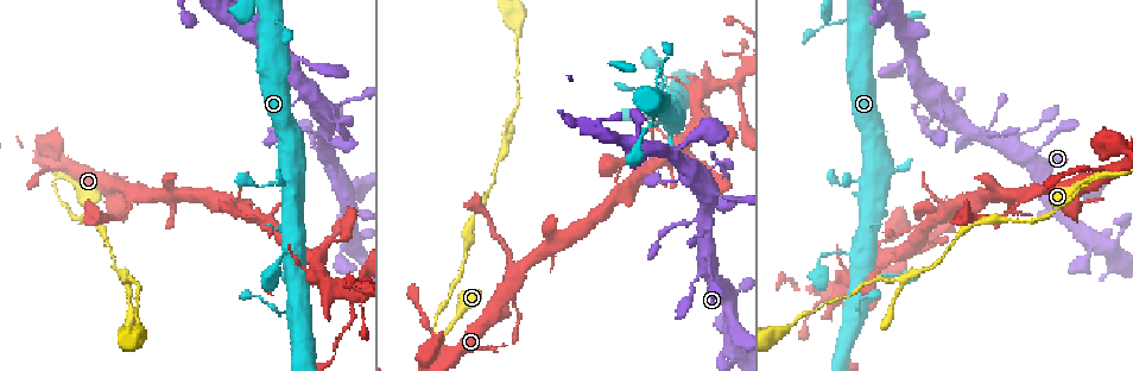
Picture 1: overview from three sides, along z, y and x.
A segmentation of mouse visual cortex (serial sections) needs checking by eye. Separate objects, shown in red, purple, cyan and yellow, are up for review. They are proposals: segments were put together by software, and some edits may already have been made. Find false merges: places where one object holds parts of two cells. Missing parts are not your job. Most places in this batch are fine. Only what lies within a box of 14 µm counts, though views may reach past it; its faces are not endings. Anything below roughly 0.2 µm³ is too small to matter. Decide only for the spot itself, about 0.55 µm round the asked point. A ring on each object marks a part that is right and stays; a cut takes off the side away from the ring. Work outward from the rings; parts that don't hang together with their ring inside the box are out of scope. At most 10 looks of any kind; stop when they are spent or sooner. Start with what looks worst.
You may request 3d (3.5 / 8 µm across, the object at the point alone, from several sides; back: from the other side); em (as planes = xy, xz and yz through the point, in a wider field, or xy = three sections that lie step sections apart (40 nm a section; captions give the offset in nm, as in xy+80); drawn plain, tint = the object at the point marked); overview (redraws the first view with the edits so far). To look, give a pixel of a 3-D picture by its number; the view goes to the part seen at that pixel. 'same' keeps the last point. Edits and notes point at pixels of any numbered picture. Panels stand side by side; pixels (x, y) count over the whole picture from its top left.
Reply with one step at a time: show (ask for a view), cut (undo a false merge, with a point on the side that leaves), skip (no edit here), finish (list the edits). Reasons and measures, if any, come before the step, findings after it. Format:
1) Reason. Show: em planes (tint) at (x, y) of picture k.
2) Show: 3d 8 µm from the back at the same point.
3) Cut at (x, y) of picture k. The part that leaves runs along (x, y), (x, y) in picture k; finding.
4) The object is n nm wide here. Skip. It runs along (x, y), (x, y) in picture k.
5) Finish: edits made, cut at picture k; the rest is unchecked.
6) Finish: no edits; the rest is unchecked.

Sharp bend. Show: 3d 3.5 µm at (725, 83) of picture 1.

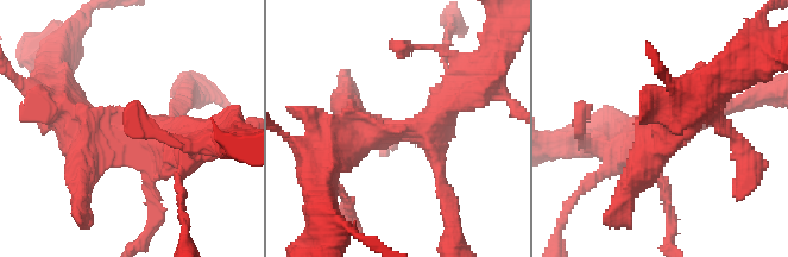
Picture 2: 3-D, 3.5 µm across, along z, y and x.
4 arms meet here; the arms are 150, 150, 450, 500 nm wide; need the tissue. Show: em xy step 3 (tint) at (407, 129) of picture 2.

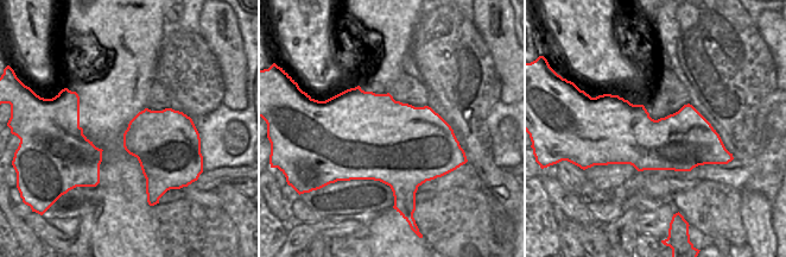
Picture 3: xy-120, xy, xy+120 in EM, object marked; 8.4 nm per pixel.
The object is 750 nm wide here. Skip. It runs along (335, 146), (423, 131), (456, 88) in picture 2; one cell here.

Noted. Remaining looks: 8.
A fork. Show: 3d 3.5 µm at (1100, 173) of picture 1.

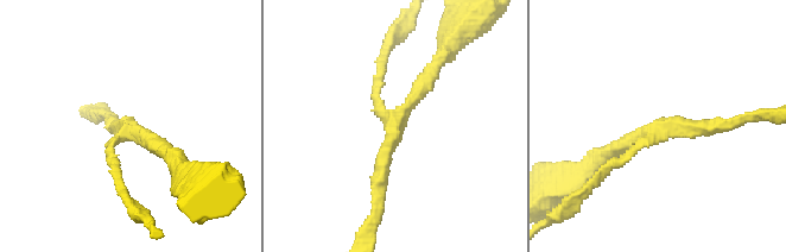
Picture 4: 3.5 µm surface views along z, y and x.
The arms are 150, 200, 200 nm wide. Skip. It runs along (172, 157), (125, 131), (111, 145), (118, 175) in picture 4; one cell here.

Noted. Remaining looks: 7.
Abrupt turn. Show: 3d 3.5 µm from the back at (856, 251) of picture 1.

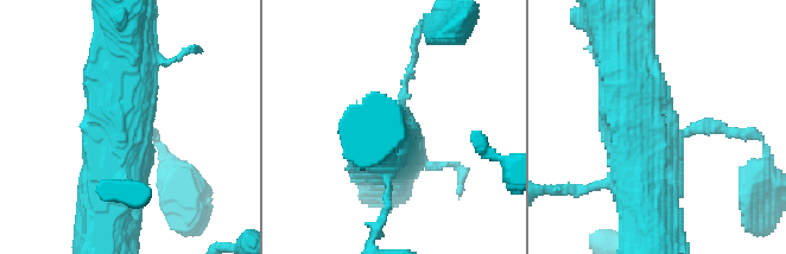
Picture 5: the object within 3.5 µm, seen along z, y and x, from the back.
Show: em planes (tint) at (657, 129) of picture 5.

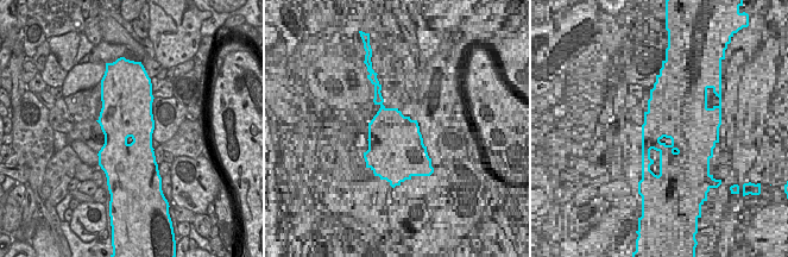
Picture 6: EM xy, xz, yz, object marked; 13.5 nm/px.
The object is 700 nm wide here. Skip. It runs along (126, 36), (108, 185) in picture 5; continuous, no second cell.

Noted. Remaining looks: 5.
A narrow waist. Show: 3d 8 µm at (1010, 209) of picture 1.

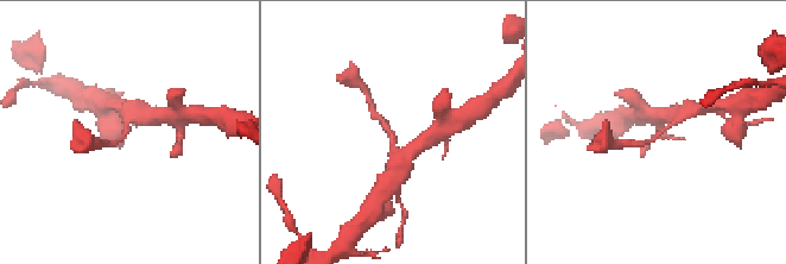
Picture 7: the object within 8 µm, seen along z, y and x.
The arms are 200, 250 nm wide; now the EM. Show: em xy step 3 (tint) at (394, 131) of picture 7.

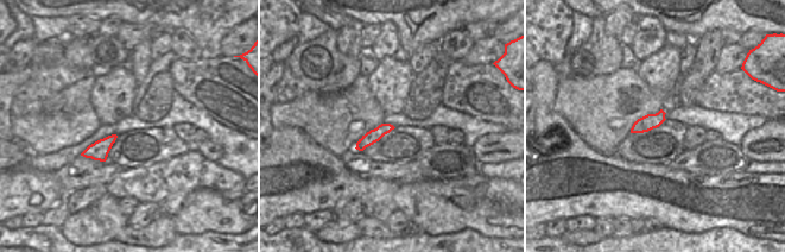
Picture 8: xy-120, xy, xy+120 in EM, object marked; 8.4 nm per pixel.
Skip. It runs along (388, 127), (382, 128), (359, 146) in picture 8; all the same cell.

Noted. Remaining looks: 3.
Finish: no edits; the rest is unchecked.

